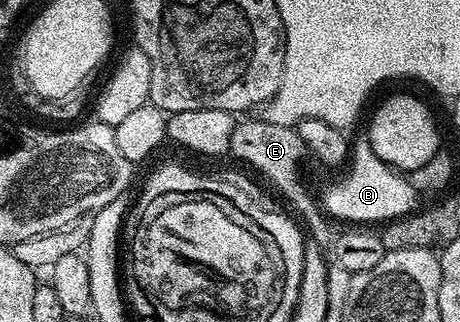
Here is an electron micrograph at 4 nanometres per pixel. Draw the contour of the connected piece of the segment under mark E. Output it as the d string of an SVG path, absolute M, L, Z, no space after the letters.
M257 116L249 122L237 121L234 128L234 136L230 140L231 157L238 161L253 166L262 177L268 182L273 182L280 189L280 194L300 214L305 214L310 221L316 222L322 218L322 210L312 199L308 186L304 183L304 158L309 157L308 149L304 147L304 141L299 129L274 124Z

